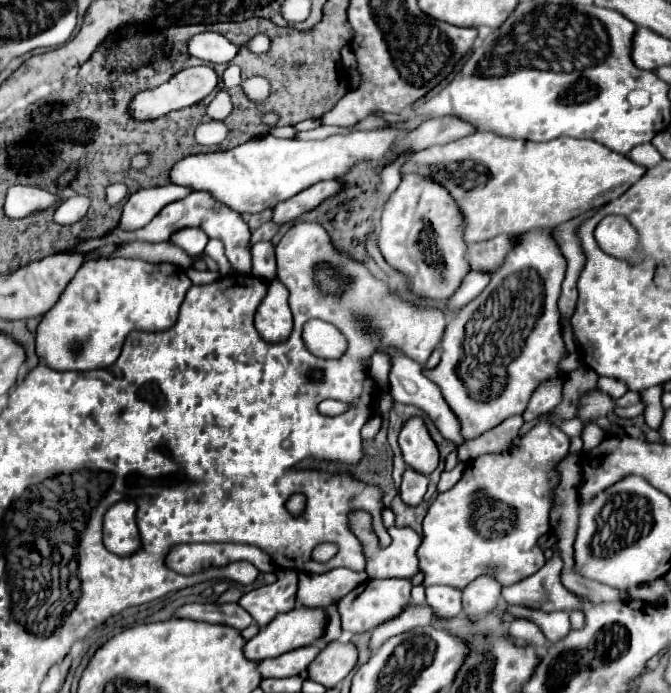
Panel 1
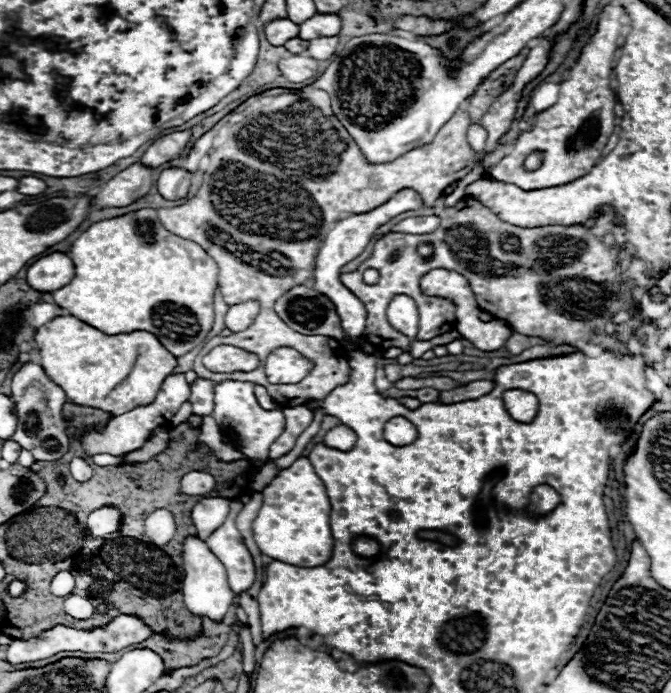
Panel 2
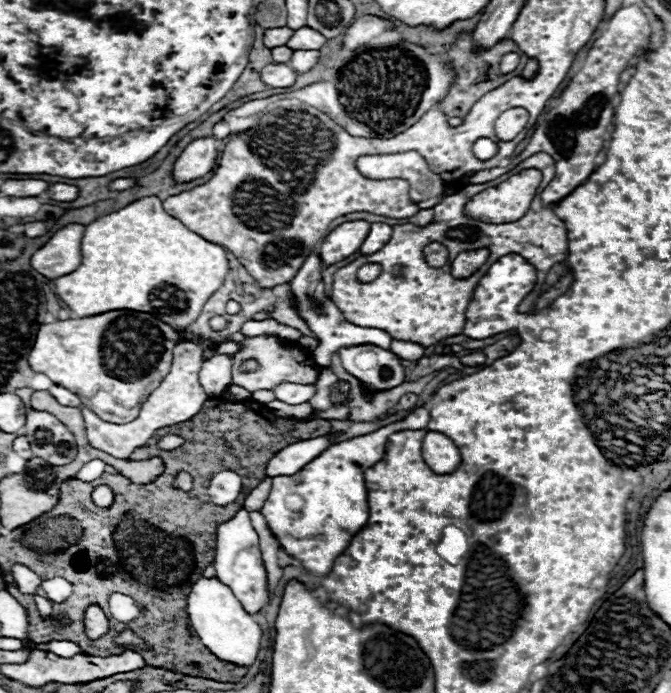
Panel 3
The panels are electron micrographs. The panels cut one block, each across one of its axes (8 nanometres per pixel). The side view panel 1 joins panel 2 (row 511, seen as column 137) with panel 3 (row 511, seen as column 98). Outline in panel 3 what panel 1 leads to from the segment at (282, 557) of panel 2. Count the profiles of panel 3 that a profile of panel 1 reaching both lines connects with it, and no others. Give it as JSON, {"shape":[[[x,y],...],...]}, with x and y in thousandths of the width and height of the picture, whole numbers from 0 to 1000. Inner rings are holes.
{"shape":[[[620,589],[596,609],[584,609],[560,623],[531,629],[489,644],[477,658],[435,687],[411,687],[405,707],[387,733],[417,791],[441,805],[450,820],[468,831],[486,831],[498,808],[516,794],[525,773],[548,753],[548,722],[542,701],[542,678],[566,667],[575,632],[590,620],[632,618],[641,592]]]}

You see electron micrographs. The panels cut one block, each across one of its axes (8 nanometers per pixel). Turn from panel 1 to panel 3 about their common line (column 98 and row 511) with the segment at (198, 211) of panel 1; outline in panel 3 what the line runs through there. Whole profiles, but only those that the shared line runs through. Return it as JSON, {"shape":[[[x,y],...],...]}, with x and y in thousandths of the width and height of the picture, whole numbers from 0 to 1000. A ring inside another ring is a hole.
{"shape":[[[355,736],[346,750],[322,762],[319,817],[322,817],[322,831],[328,834],[328,840],[334,840],[352,857],[364,880],[370,880],[373,886],[387,883],[402,869],[399,851],[396,851],[396,823],[385,794],[385,773],[376,765],[373,742],[367,736]]]}

